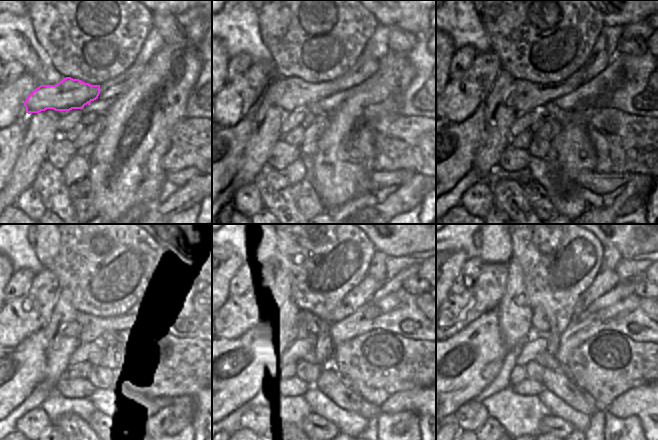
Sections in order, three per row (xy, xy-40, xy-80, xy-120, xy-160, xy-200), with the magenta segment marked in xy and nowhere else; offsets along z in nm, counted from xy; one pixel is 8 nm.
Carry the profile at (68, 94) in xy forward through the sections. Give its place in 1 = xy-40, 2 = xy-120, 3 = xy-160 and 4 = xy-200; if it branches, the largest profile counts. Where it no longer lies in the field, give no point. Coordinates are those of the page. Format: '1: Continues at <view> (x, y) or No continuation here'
1: Continues at xy-40 (290, 93)
2: Continues at xy-120 (132, 301)
3: Continues at xy-160 (363, 293)
4: Continues at xy-200 (605, 280).

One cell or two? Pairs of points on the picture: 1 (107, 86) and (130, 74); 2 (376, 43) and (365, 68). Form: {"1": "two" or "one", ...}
{"1": "one", "2": "two"}

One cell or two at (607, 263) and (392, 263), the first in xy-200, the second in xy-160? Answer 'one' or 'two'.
two

